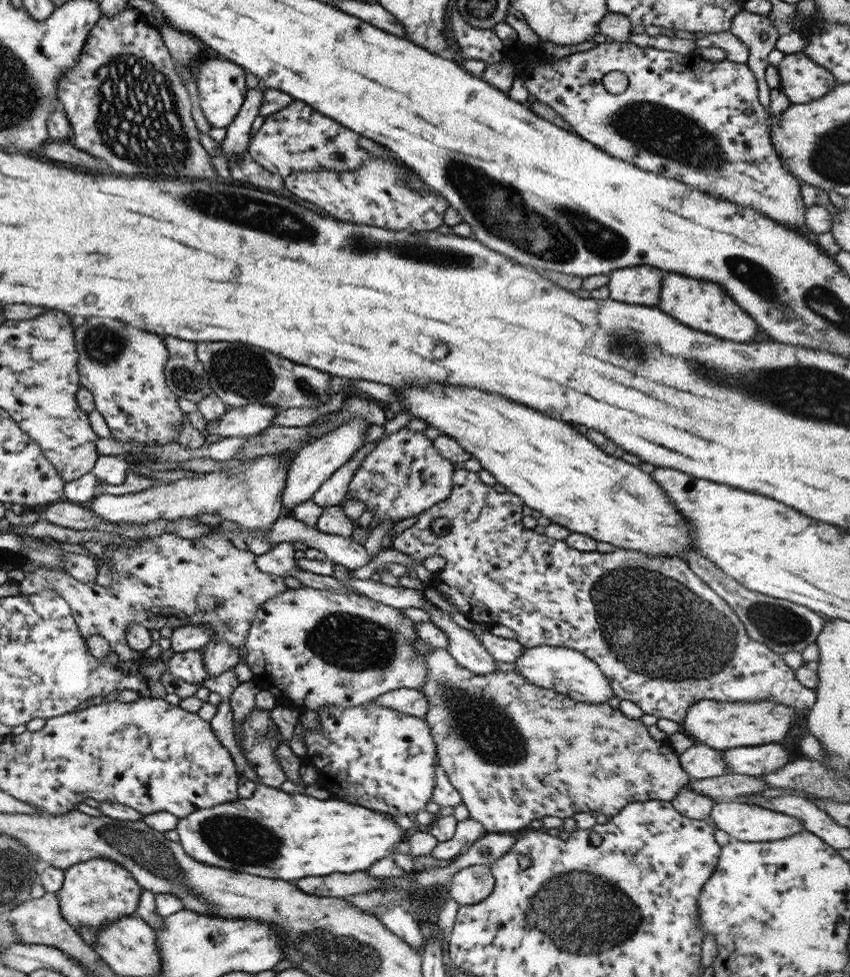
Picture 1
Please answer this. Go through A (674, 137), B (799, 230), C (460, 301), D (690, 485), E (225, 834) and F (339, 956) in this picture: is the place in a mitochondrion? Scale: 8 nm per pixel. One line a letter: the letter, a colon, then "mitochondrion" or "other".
A: mitochondrion
B: other
C: other
D: other
E: mitochondrion
F: mitochondrion

